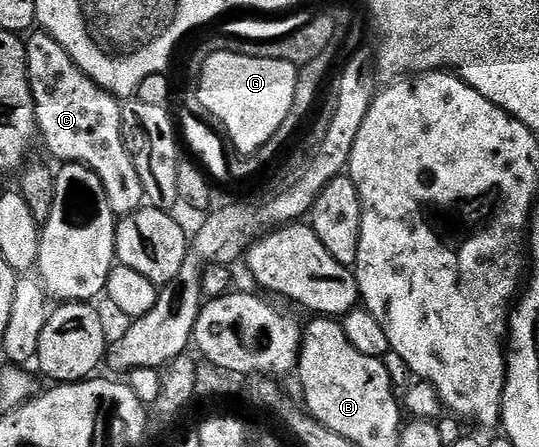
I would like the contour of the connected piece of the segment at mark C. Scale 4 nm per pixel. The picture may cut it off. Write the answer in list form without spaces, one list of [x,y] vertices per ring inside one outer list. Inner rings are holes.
[[[34,31],[25,38],[25,42],[28,79],[41,144],[42,141],[46,144],[47,151],[58,163],[83,165],[96,171],[96,175],[100,175],[100,183],[104,183],[115,218],[127,217],[143,208],[146,201],[144,183],[140,183],[136,163],[132,163],[132,155],[122,134],[123,102],[84,75],[52,34]]]

